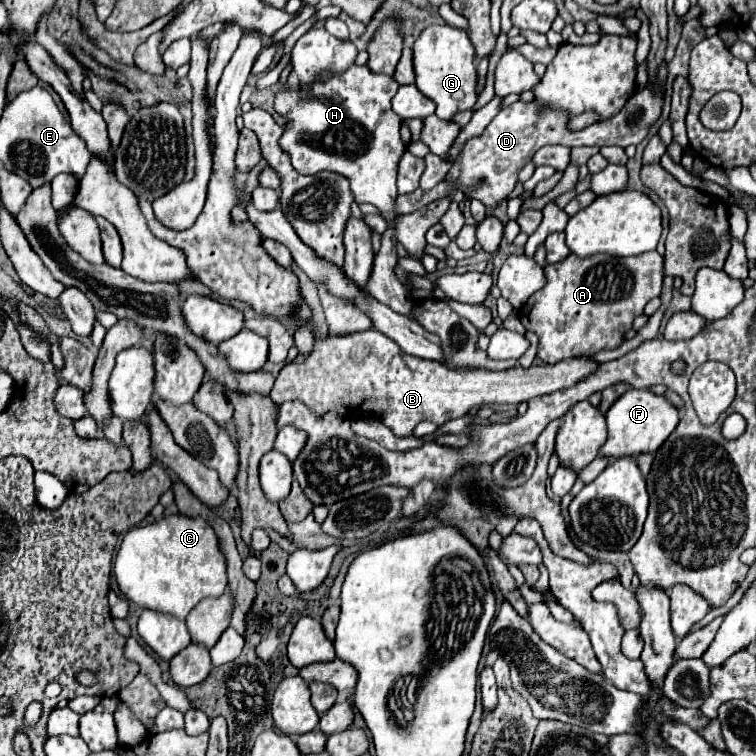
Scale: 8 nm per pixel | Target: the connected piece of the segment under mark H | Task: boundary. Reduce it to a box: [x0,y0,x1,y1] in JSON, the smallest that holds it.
[275,64,407,224]

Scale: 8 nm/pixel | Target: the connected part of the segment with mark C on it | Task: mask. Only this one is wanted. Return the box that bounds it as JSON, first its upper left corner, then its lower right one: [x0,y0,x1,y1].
[115,516,227,620]

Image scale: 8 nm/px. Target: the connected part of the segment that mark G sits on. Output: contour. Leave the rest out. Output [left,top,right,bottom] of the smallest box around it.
[413,26,477,120]

